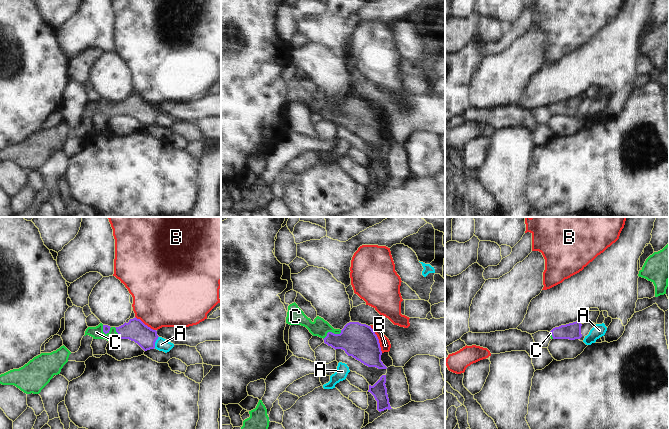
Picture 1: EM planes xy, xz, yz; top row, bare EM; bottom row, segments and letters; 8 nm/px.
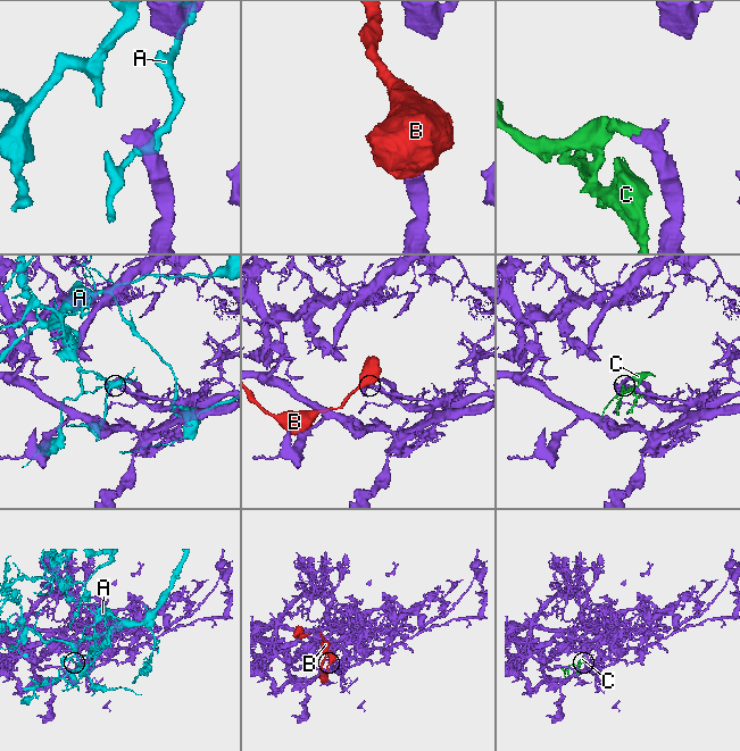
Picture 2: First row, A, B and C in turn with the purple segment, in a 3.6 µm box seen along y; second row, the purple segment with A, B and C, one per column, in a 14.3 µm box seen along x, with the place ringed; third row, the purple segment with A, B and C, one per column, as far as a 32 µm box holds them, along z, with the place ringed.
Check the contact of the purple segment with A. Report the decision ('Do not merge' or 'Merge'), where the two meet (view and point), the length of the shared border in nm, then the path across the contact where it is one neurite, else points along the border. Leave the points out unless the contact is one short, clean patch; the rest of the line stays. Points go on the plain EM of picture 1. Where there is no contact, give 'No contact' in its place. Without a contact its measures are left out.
Do not merge. Touches purple at xy (155, 117). Shared border 100 nm.

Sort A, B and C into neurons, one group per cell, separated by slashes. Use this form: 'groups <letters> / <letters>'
groups A / B / C

